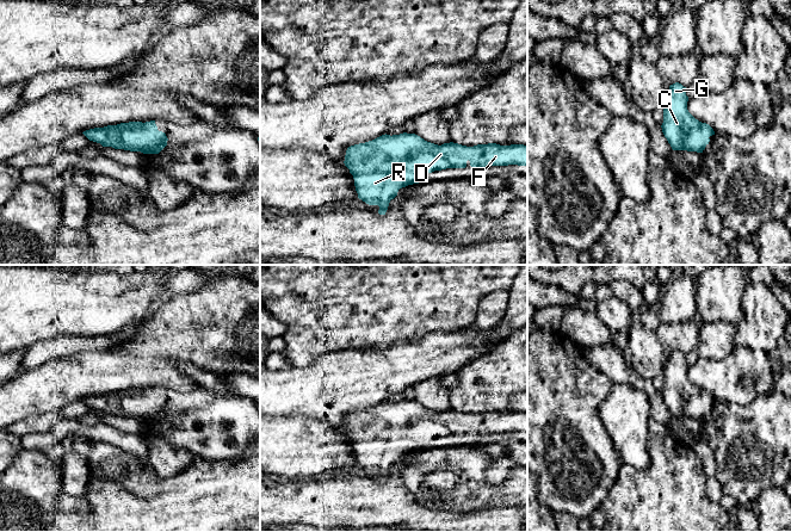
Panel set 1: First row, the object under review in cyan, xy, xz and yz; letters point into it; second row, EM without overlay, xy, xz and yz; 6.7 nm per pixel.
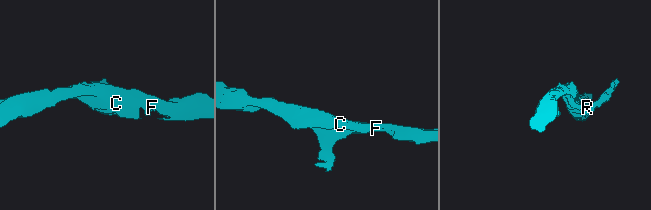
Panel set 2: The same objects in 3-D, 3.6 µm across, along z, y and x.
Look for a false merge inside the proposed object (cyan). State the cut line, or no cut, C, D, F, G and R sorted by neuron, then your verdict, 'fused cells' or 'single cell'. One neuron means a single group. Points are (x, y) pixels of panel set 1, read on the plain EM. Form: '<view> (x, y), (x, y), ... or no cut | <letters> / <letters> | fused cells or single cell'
no cut | C D F G R | single cell

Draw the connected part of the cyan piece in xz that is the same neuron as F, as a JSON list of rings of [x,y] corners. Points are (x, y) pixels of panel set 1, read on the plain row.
[[[415,401],[382,402],[372,408],[347,415],[345,433],[353,443],[358,465],[369,472],[378,472],[379,482],[385,482],[389,470],[397,463],[400,456],[422,450],[427,440],[446,435],[465,435],[466,428],[475,435],[488,433],[527,433],[527,413],[496,410],[466,414],[458,410],[431,410]]]

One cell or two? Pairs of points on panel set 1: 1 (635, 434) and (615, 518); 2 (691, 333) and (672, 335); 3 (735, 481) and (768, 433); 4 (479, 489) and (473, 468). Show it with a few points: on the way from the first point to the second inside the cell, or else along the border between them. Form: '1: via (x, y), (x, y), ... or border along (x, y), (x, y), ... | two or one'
1: border along (648, 445), (647, 466), (623, 464) | two
2: via (686, 333), (677, 335) | one
3: via (745, 469), (756, 445) | one
4: via (474, 484), (473, 472) | one

